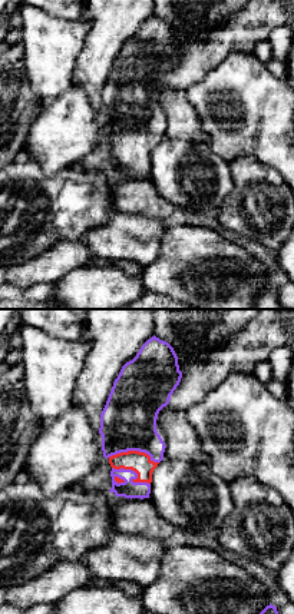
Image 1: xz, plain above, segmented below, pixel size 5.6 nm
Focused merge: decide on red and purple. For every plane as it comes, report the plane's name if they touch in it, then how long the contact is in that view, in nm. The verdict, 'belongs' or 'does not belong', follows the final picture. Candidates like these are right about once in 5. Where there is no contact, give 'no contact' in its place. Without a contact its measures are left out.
meets red in xz; contact 280 nm long

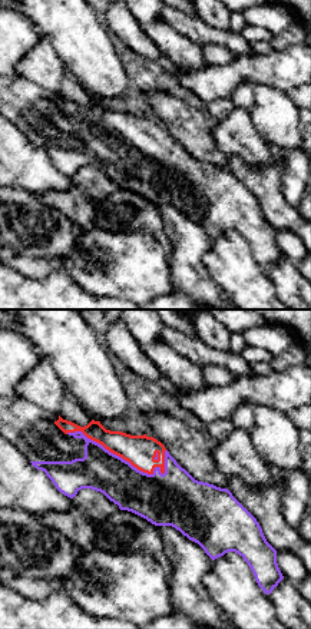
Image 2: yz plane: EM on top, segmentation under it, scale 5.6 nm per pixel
meets red in yz; contact 600 nm long

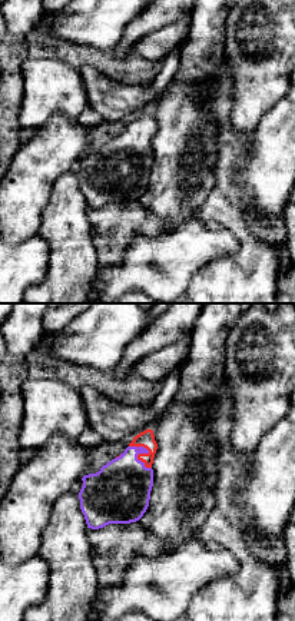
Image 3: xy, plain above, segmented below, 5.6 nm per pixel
meets red in xy; contact 180 nm long

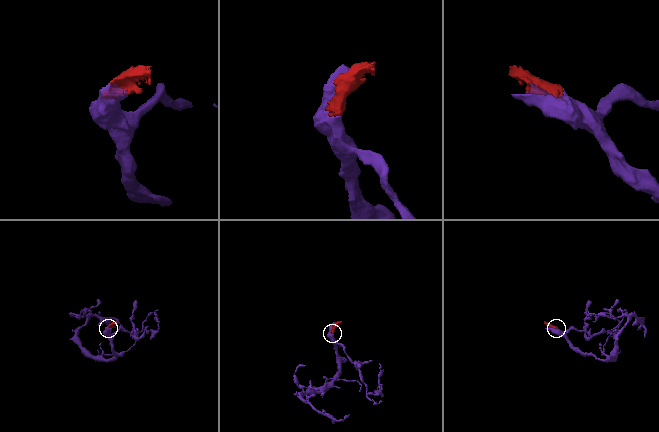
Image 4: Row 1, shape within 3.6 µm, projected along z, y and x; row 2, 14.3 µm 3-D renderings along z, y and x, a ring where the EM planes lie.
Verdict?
belongs

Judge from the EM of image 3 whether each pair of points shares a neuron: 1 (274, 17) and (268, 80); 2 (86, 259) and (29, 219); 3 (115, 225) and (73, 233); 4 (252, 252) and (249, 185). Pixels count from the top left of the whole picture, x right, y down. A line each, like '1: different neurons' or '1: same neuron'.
1: same neuron
2: different neurons
3: different neurons
4: same neuron

